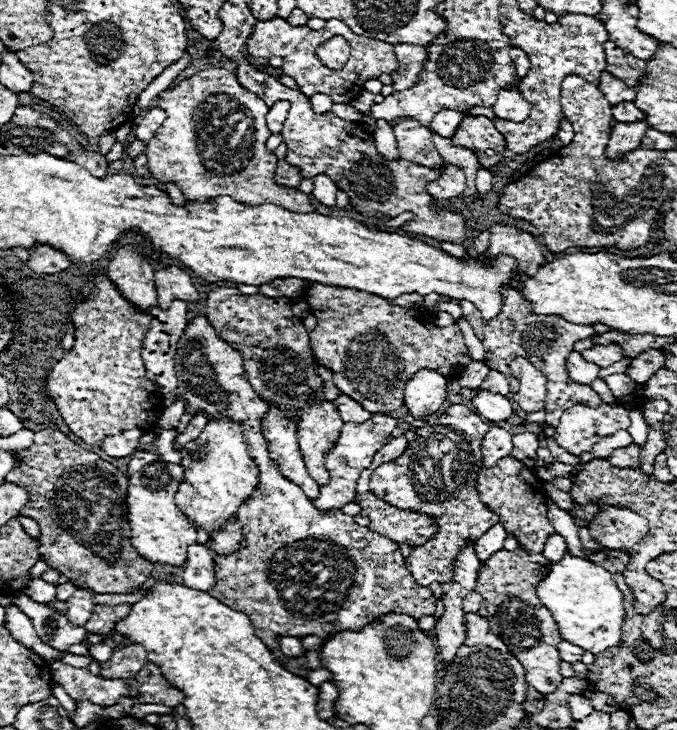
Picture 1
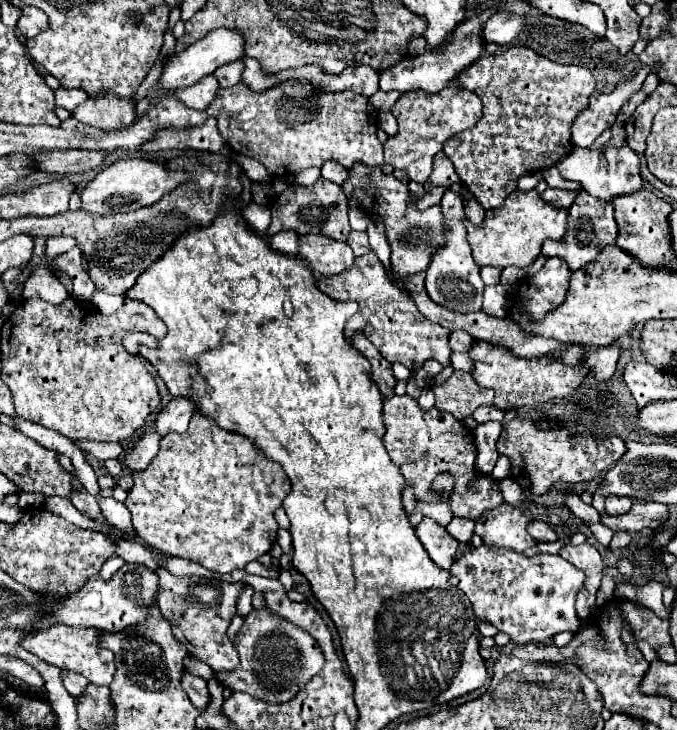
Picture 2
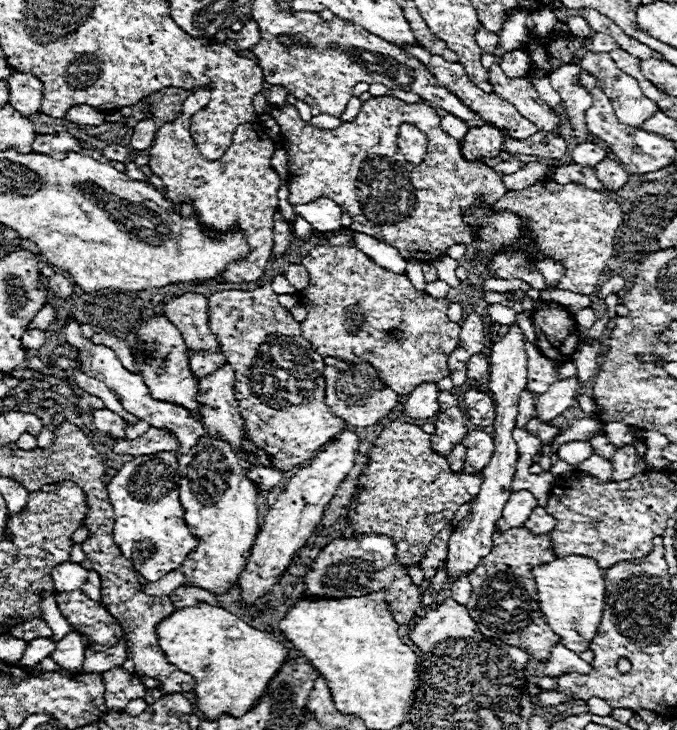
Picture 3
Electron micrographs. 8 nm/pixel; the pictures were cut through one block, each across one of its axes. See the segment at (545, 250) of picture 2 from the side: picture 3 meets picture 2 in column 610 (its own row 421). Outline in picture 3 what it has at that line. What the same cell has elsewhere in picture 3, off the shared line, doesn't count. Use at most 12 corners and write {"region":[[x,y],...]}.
{"region":[[234,372],[200,378],[202,422],[240,454],[244,420]]}

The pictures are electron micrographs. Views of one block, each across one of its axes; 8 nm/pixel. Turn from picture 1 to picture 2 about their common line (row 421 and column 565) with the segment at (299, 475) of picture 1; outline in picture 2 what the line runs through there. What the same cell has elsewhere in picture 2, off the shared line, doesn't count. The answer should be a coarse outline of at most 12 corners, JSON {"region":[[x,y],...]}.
{"region":[[548,258],[520,288],[518,306],[538,324],[564,302],[568,264]]}

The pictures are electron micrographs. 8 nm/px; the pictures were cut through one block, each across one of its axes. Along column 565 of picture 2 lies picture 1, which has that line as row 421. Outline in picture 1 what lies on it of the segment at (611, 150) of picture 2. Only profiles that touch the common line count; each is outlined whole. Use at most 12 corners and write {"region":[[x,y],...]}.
{"region":[[178,398],[162,410],[156,428],[174,430],[186,412],[186,400]]}

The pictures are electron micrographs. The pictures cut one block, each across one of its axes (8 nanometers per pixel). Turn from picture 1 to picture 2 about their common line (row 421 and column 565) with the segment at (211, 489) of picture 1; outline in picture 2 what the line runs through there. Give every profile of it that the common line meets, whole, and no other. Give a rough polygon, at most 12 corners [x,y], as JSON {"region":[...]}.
{"region":[[536,190],[464,218],[478,266],[526,268],[546,238],[560,240],[568,210]]}

